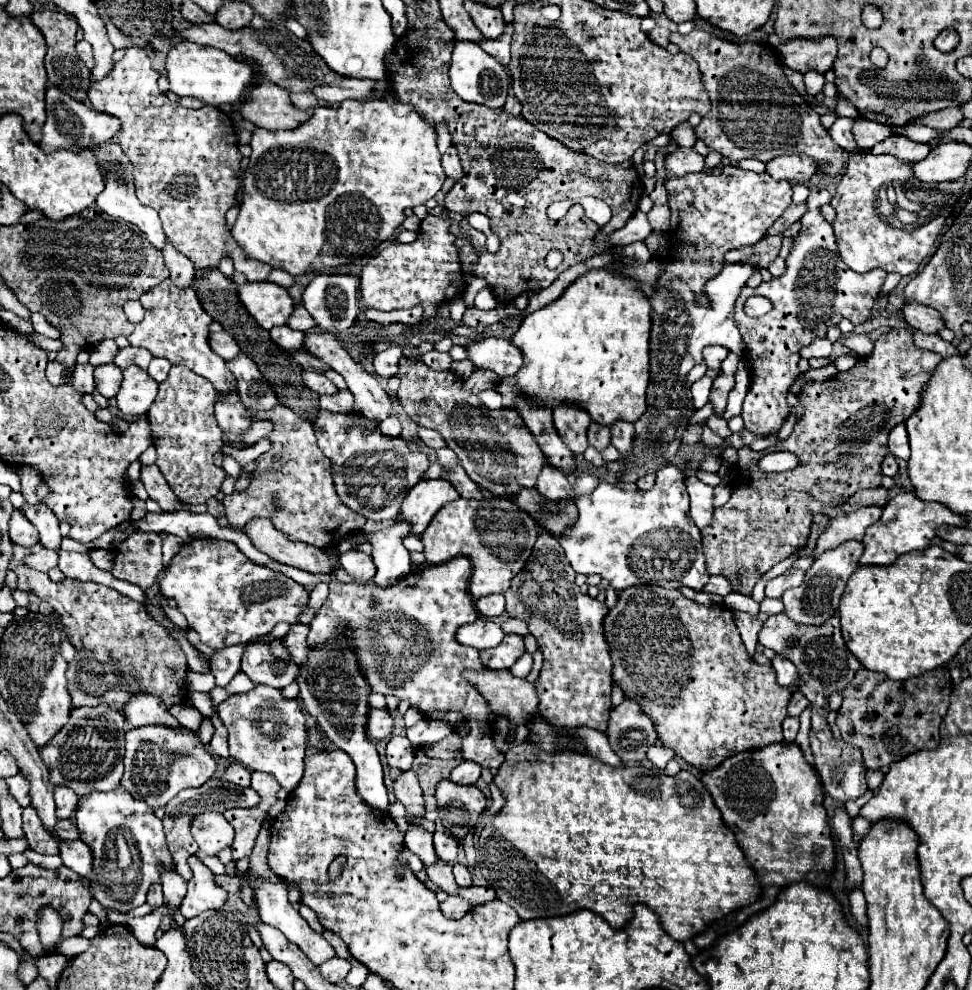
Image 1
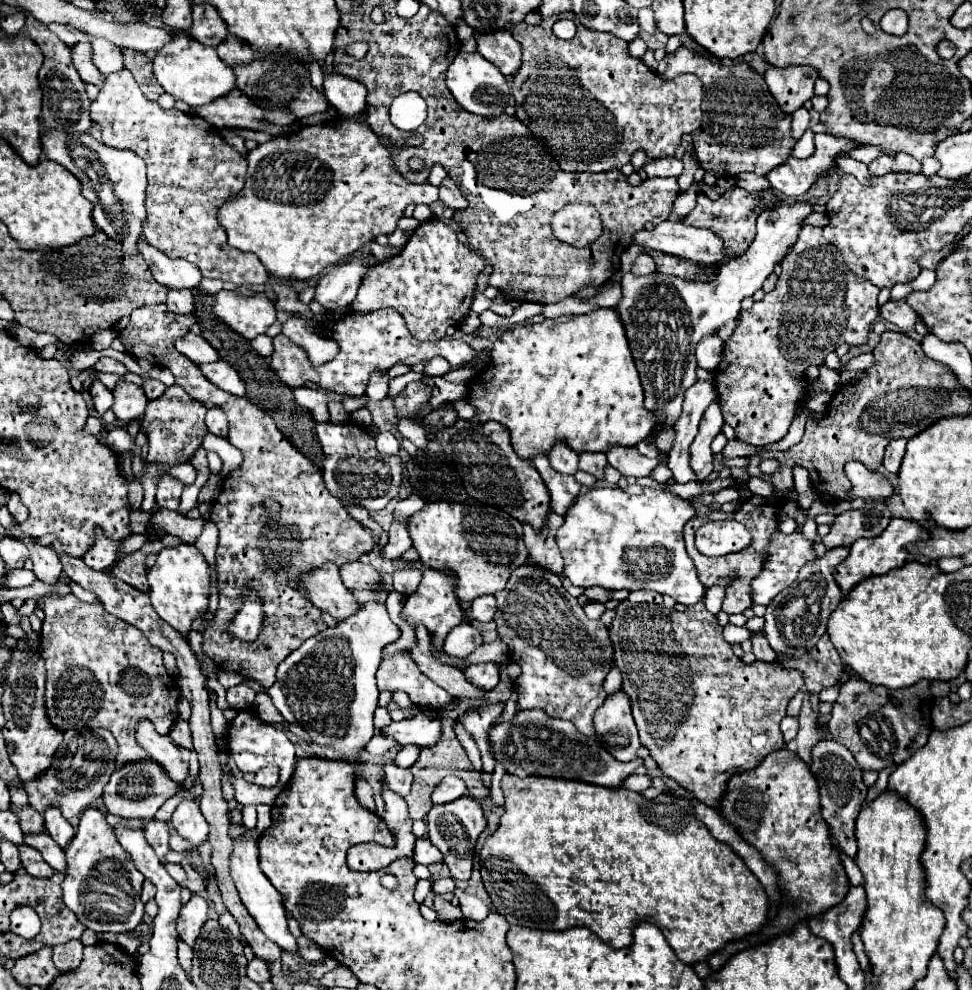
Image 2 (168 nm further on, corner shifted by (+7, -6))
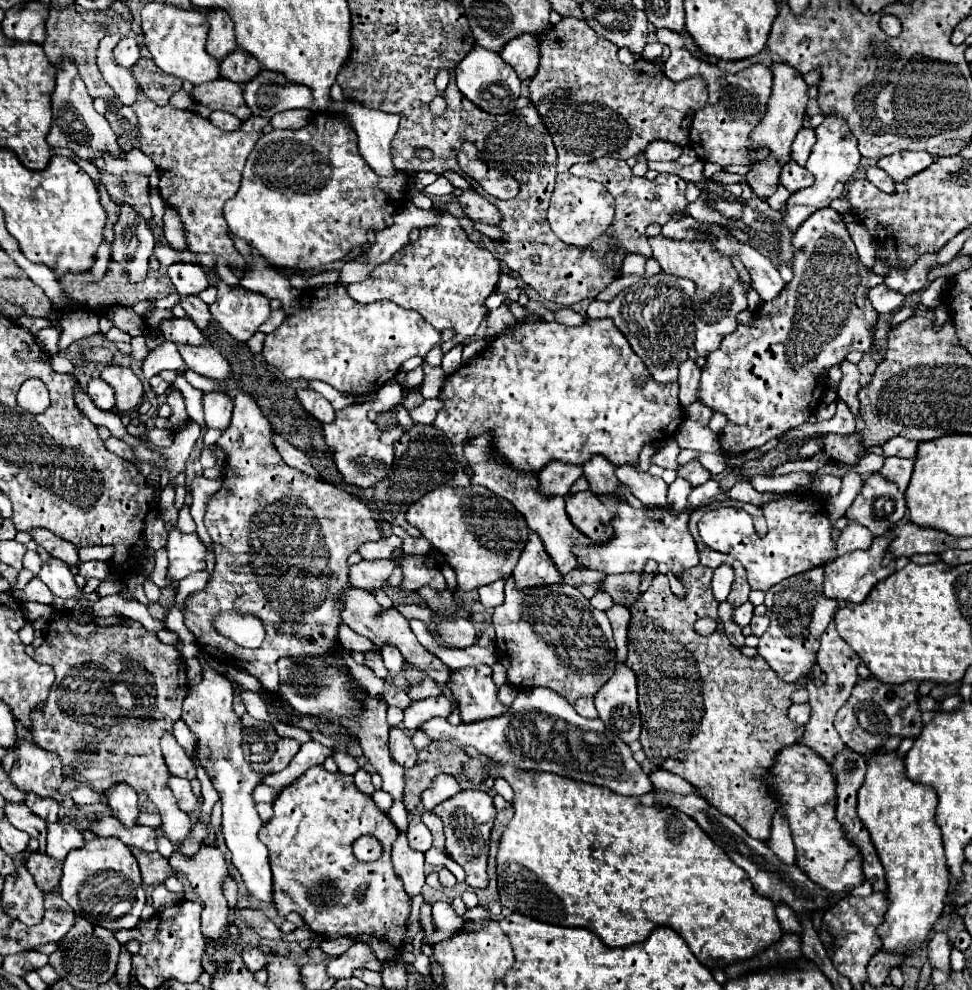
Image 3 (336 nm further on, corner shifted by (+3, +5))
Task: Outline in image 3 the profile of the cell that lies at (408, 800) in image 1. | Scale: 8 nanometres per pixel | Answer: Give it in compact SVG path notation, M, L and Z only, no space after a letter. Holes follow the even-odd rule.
M390 728L388 746L390 746L392 758L402 768L412 768L414 766L414 762L416 762L416 748L414 748L410 736L402 732L402 728Z

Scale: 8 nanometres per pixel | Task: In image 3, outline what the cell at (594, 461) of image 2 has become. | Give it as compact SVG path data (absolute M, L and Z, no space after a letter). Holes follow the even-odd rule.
M594 456L584 464L584 478L588 480L588 490L596 496L620 496L620 482L614 474L614 466L604 456Z

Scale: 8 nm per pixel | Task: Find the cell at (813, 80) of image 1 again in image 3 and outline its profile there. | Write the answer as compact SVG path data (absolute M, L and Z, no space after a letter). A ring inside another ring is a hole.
M802 128L792 144L792 160L800 166L806 166L806 160L810 156L810 150L814 146L816 138L814 138L814 132L812 128Z

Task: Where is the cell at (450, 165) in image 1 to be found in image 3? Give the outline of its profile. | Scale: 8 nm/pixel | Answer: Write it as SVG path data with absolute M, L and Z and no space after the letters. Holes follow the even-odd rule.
M464 190L462 196L458 198L458 204L462 206L464 214L474 222L482 222L490 226L500 226L502 222L502 212L484 196L480 196L476 190Z

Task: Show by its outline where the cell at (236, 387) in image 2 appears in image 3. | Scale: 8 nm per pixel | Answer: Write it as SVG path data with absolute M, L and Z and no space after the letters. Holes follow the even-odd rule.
M210 344L204 346L178 346L178 352L186 366L196 374L212 380L224 380L230 376L230 364Z

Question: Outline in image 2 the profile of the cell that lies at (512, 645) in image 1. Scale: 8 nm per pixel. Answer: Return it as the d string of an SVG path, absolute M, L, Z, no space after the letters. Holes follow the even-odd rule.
M478 663L478 665L470 665L464 671L466 679L470 683L474 683L480 689L494 689L500 681L500 667L498 663Z

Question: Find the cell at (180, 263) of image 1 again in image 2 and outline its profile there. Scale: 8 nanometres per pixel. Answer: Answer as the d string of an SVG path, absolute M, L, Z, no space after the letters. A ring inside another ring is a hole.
M168 289L166 307L174 313L192 313L194 311L194 295L190 289Z

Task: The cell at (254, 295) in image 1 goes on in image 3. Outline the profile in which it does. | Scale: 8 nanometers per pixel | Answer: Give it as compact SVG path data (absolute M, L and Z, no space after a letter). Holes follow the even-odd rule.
M216 284L218 298L210 306L214 320L238 342L248 342L258 326L270 316L270 300L262 294L248 292L238 286Z

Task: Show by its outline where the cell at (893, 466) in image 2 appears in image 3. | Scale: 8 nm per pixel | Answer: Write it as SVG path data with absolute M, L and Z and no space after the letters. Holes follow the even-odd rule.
M894 436L888 442L882 444L884 456L898 456L898 458L916 458L916 450L918 450L918 442L906 440L902 436Z

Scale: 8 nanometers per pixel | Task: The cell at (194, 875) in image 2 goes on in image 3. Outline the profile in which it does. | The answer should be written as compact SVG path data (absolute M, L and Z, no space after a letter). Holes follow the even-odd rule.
M130 848L130 852L138 860L144 884L156 886L156 884L164 882L168 876L174 874L174 870L170 868L168 860L164 856L160 856L158 852L144 852L140 848Z

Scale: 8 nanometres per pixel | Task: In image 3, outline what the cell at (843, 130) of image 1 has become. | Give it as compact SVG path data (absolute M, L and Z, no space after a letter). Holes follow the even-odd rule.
M868 168L868 170L866 170L866 176L868 176L868 180L870 180L872 184L876 184L882 192L886 192L886 194L894 194L894 192L896 192L896 182L894 182L884 170L880 170L880 168Z

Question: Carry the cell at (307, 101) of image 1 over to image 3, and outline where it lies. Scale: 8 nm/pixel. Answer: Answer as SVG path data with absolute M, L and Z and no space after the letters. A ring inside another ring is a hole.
M144 92L138 94L132 110L136 112L140 122L140 130L132 132L136 134L140 150L148 154L160 170L162 198L180 212L188 234L188 250L194 254L214 254L226 258L238 268L244 268L244 258L234 248L234 242L228 236L222 208L224 202L238 192L246 158L268 120L252 116L242 124L238 132L224 132L210 124L210 120L204 120L194 112L178 110L170 104L160 108L152 100L148 100Z

